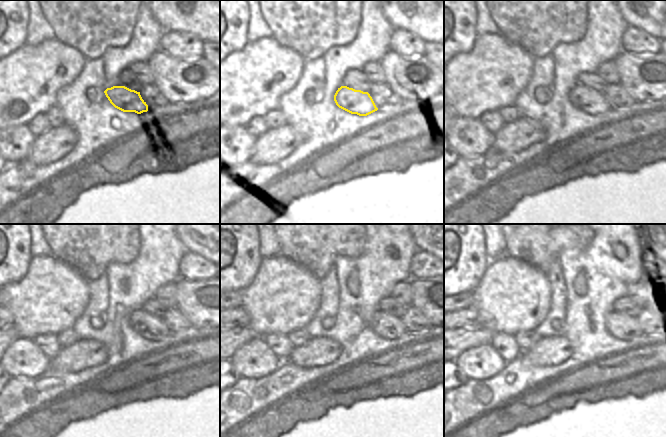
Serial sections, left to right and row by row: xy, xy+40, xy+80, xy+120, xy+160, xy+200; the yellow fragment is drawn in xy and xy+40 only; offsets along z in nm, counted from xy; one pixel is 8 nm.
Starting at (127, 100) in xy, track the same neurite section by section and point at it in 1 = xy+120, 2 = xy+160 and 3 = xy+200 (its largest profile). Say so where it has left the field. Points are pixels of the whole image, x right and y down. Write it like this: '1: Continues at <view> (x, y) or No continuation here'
1: Continues at xy+120 (149, 327)
2: Continues at xy+160 (388, 326)
3: Continues at xy+200 (623, 327).

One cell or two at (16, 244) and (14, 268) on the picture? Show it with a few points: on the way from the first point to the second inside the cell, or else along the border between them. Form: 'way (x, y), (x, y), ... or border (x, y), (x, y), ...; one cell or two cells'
way (14, 250), (14, 262); one cell

